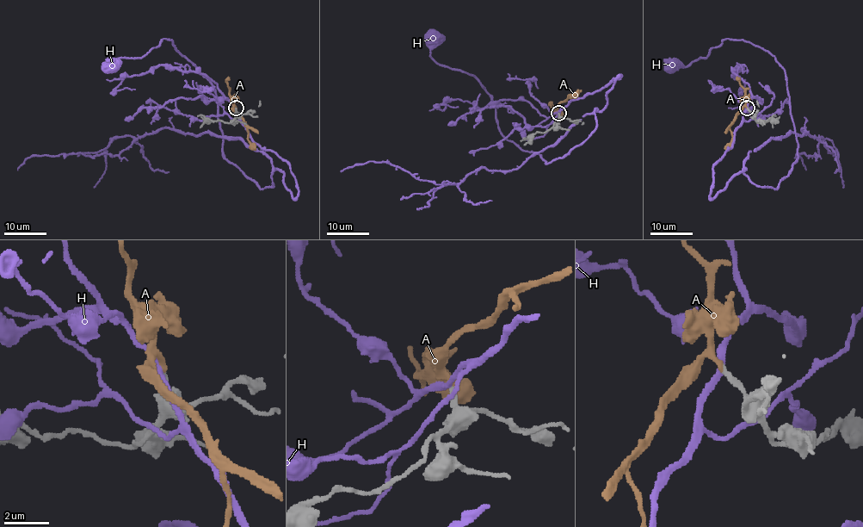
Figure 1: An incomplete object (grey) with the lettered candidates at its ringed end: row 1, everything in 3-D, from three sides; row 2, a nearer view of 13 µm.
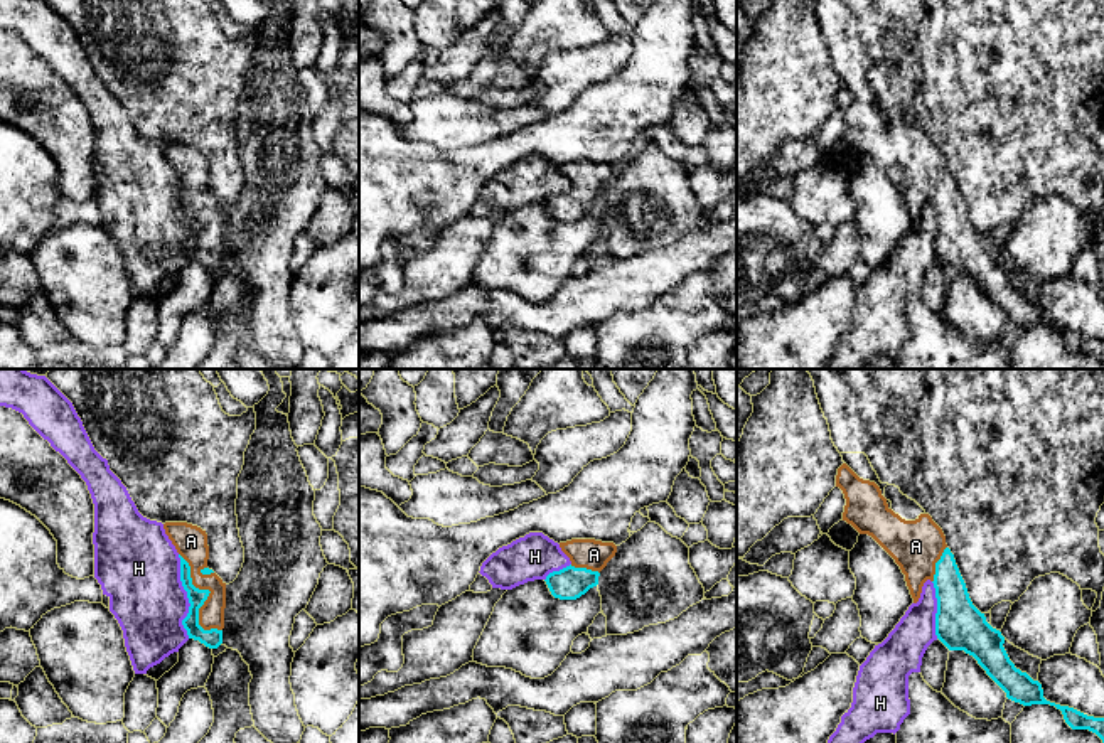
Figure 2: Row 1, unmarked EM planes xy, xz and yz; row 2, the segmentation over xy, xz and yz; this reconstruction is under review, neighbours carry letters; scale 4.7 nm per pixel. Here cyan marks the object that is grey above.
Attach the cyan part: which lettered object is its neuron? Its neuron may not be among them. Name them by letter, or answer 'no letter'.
A

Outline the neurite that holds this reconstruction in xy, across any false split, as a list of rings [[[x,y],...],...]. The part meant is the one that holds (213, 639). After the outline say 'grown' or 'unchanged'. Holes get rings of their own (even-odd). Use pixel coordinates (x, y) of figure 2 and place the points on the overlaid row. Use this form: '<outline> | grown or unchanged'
[[[165,522],[163,529],[179,553],[180,581],[190,603],[182,625],[189,639],[217,649],[222,644],[226,583],[207,568],[207,534],[187,522]]] | grown

